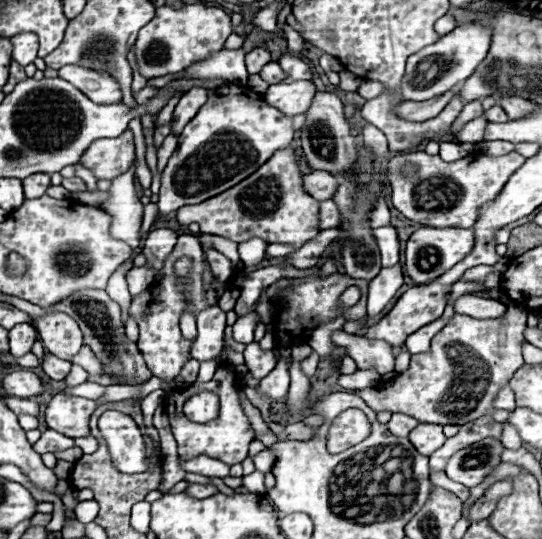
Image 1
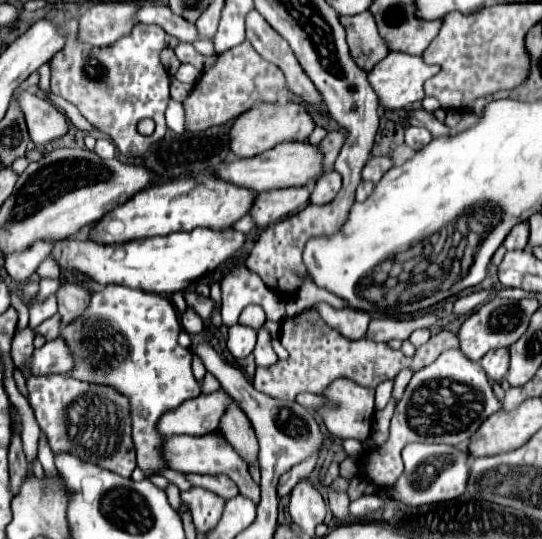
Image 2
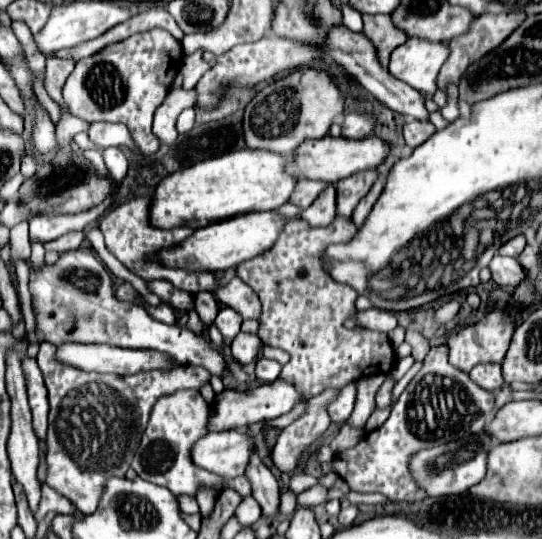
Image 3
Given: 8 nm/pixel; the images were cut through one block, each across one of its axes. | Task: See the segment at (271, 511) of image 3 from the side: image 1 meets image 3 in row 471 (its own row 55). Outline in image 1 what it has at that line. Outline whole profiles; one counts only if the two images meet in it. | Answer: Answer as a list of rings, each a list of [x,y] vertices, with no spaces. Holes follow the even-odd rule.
[[[254,48],[246,54],[246,68],[250,74],[258,74],[270,62],[270,52],[266,48]]]

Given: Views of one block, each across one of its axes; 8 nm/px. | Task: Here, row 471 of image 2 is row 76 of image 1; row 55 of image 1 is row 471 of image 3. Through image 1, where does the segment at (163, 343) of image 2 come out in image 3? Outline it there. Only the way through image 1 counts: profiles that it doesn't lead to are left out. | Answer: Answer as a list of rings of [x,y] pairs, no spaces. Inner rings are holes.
[[[180,390],[176,394],[162,396],[156,402],[156,406],[152,408],[148,428],[146,428],[142,442],[136,450],[136,456],[132,460],[132,468],[136,470],[136,474],[142,480],[168,488],[174,496],[188,494],[188,496],[196,498],[196,494],[202,488],[222,490],[222,484],[224,484],[222,476],[202,470],[190,458],[190,450],[192,450],[194,442],[198,442],[198,438],[204,438],[210,432],[208,430],[210,416],[212,416],[212,410],[204,402],[204,398],[200,396],[198,390]]]

